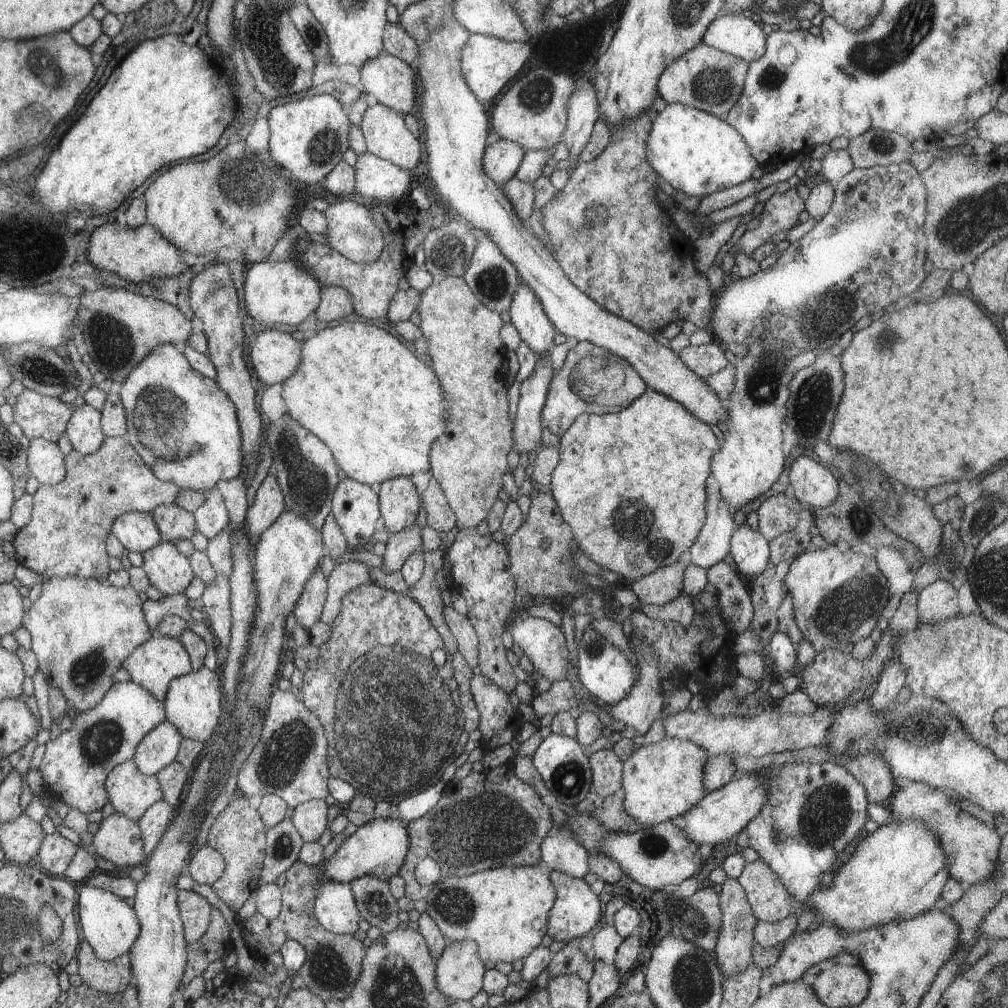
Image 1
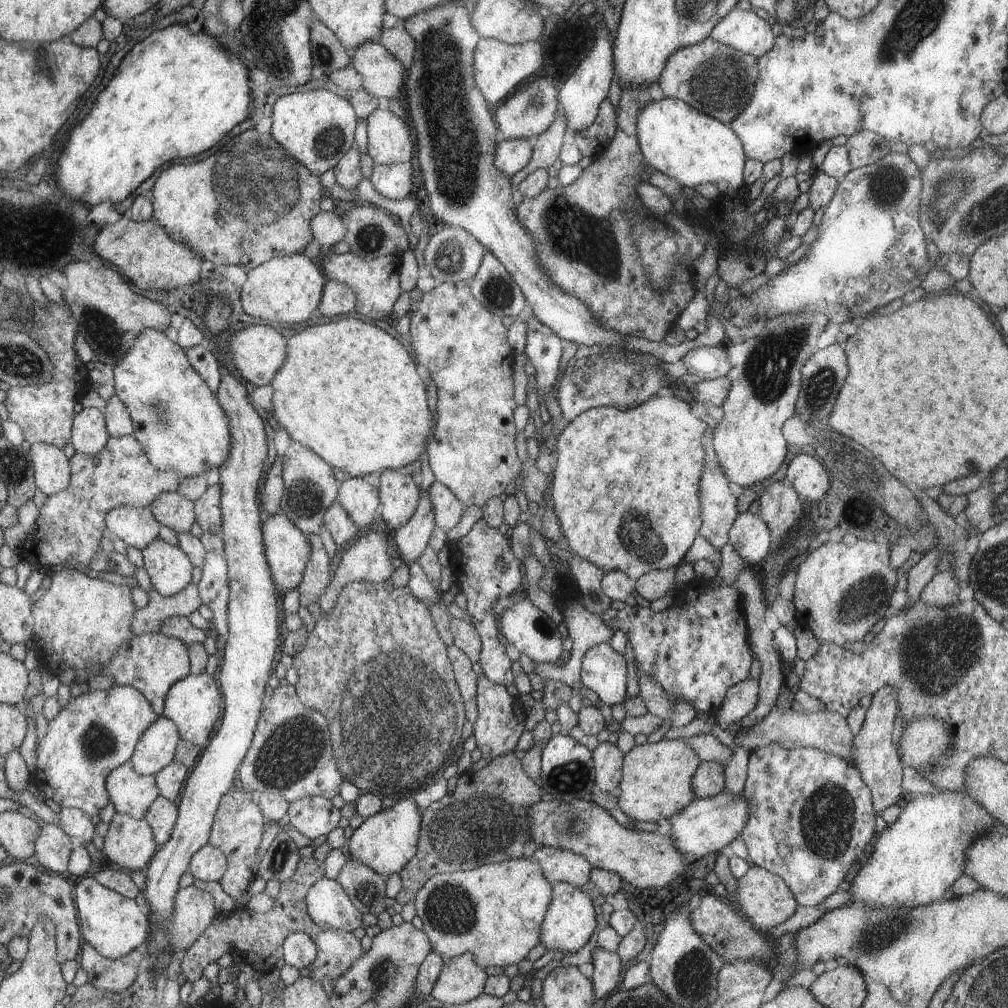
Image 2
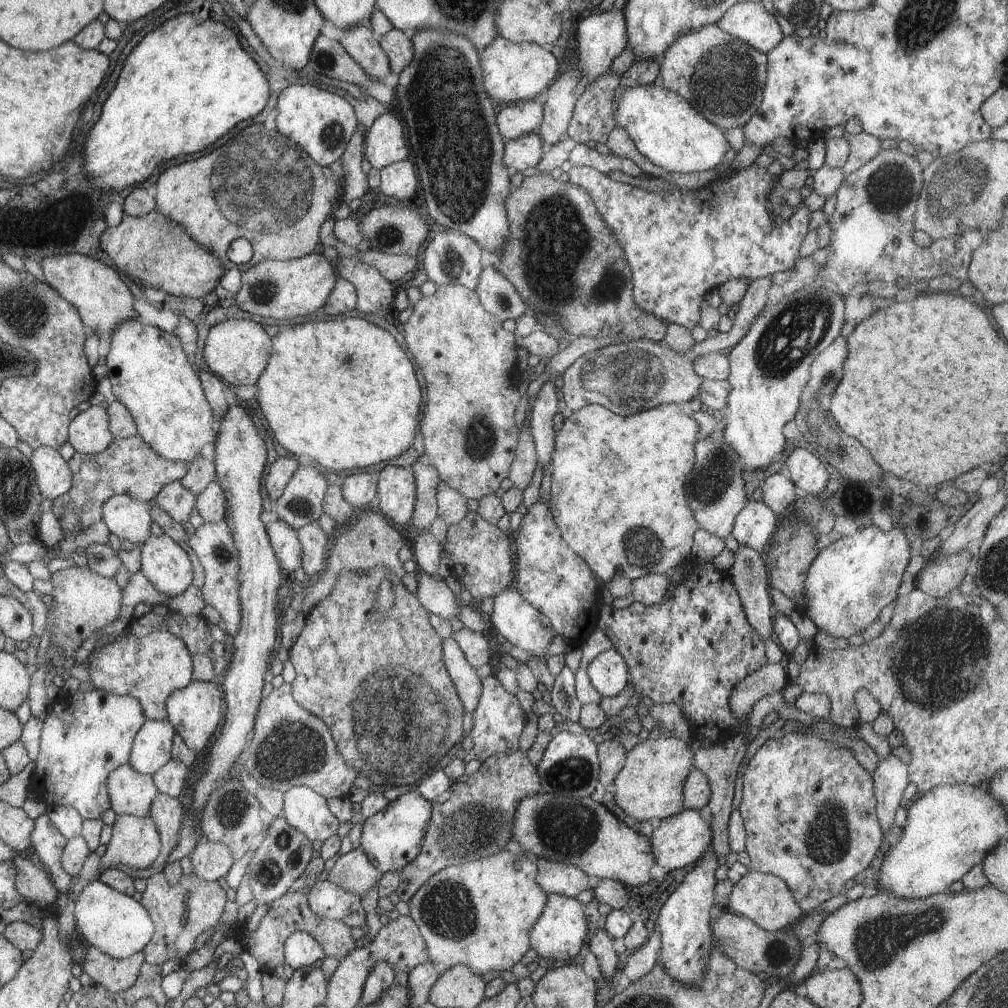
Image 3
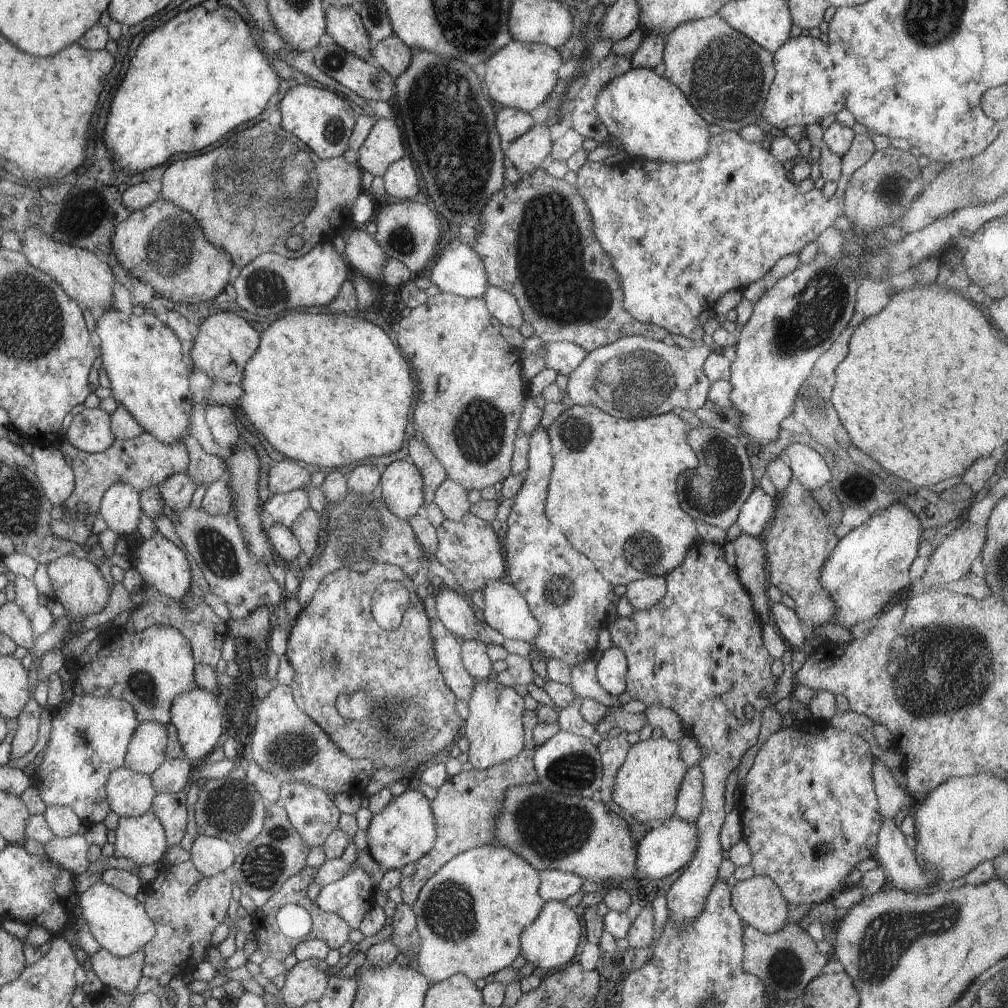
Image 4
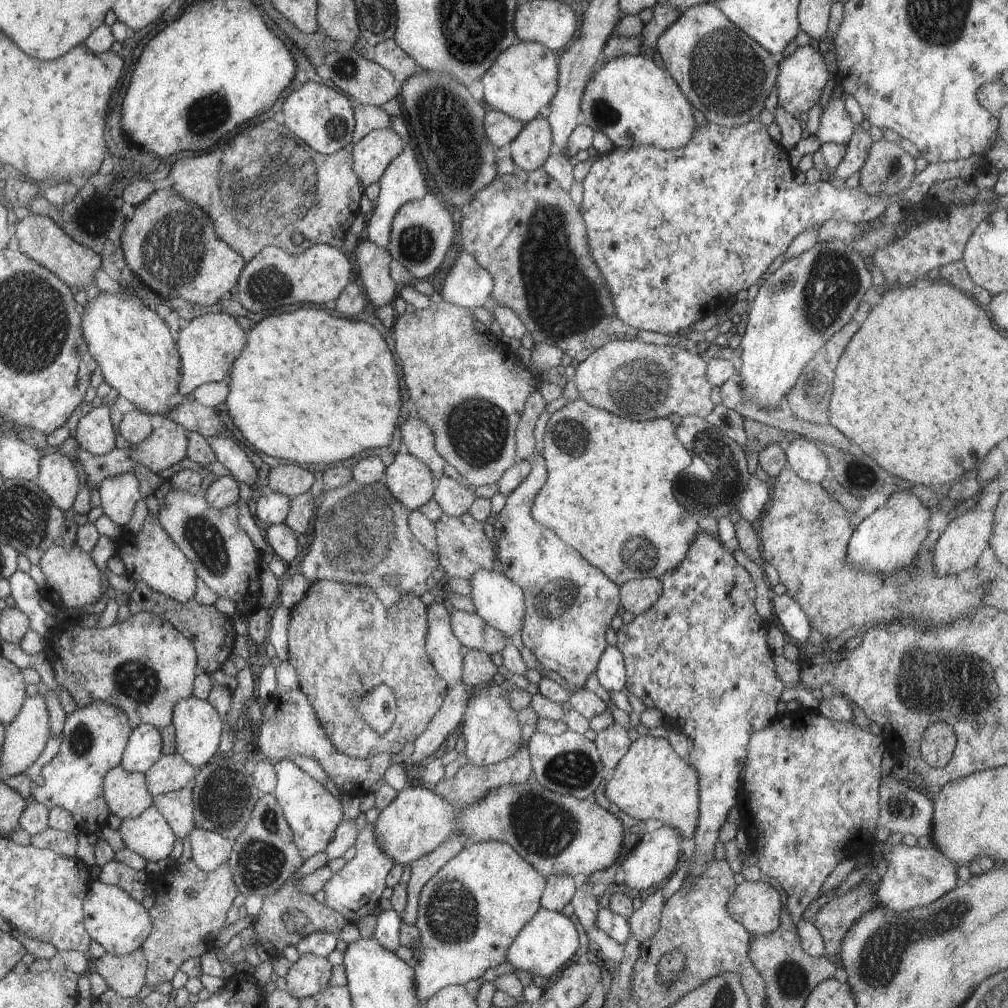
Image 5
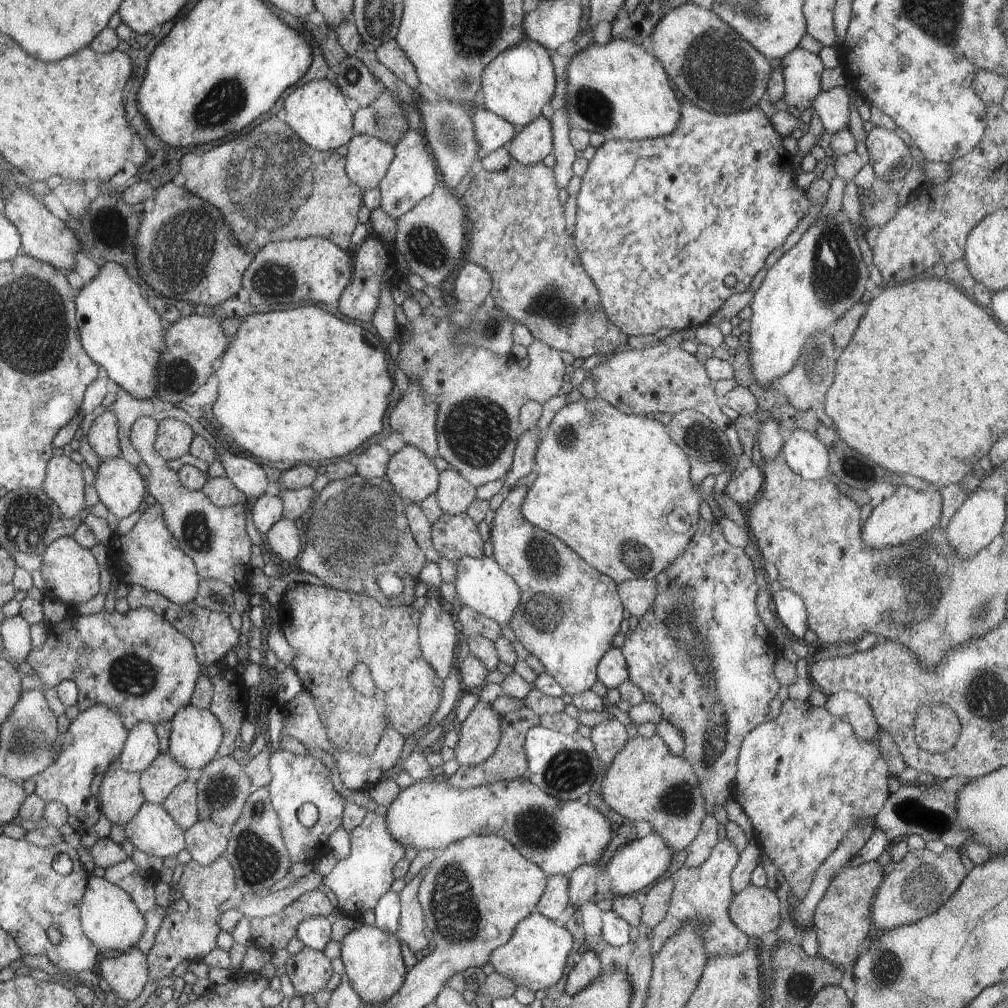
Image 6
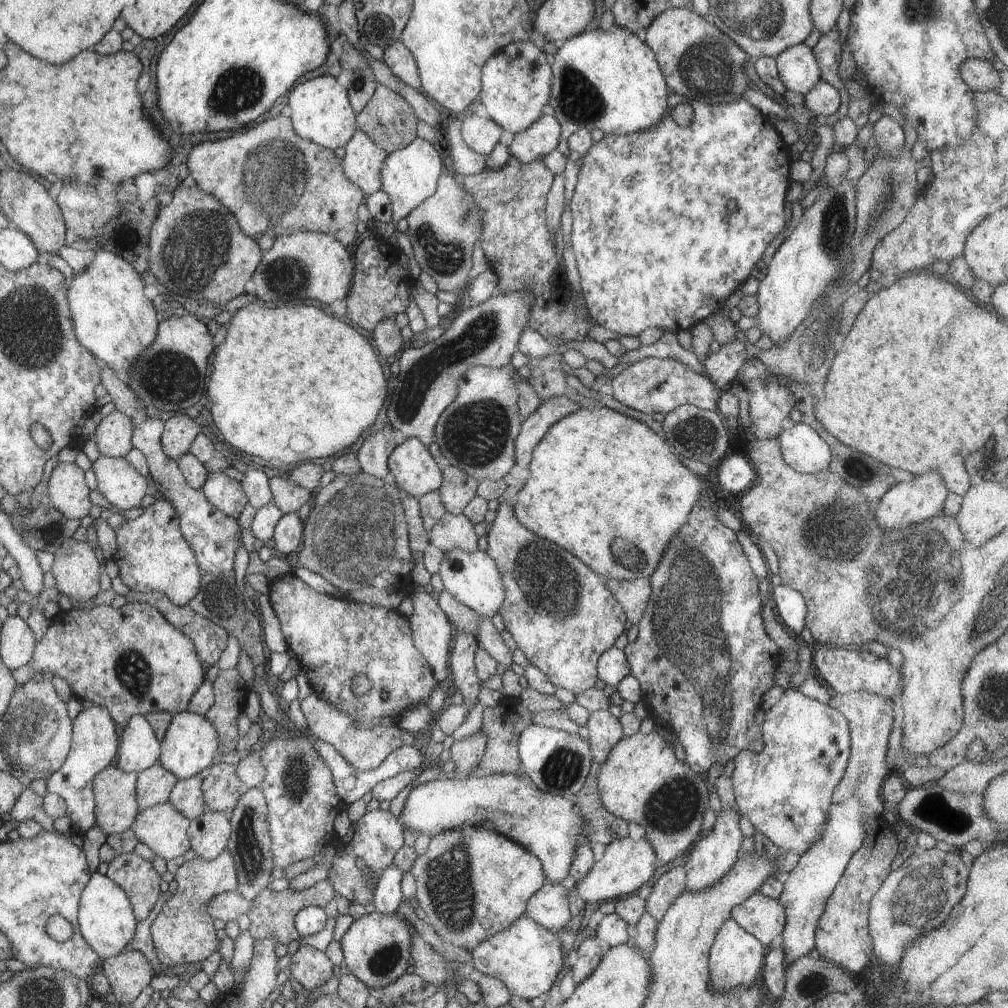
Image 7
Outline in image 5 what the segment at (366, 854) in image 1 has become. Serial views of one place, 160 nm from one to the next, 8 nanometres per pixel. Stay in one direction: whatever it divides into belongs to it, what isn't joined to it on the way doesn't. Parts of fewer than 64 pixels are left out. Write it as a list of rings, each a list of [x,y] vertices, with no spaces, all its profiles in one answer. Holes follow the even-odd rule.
[[[534,778],[523,783],[493,788],[487,792],[483,800],[464,805],[461,809],[453,807],[431,787],[411,782],[384,810],[381,810],[373,823],[373,833],[383,853],[402,866],[430,854],[448,837],[458,835],[466,837],[471,842],[500,841],[509,844],[528,864],[532,865],[532,868],[545,877],[552,875],[574,877],[576,874],[590,876],[593,872],[610,868],[620,856],[625,835],[622,821],[612,816],[597,802],[590,803],[586,799],[552,792],[536,782]]]

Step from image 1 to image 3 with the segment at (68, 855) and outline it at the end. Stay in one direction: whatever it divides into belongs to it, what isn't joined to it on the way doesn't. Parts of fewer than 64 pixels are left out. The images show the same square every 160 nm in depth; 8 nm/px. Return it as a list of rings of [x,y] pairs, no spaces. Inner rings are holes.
[[[48,812],[36,818],[36,828],[31,834],[30,855],[47,869],[51,881],[60,894],[67,892],[72,880],[61,865],[61,856],[68,841],[69,839],[62,836],[53,825]]]

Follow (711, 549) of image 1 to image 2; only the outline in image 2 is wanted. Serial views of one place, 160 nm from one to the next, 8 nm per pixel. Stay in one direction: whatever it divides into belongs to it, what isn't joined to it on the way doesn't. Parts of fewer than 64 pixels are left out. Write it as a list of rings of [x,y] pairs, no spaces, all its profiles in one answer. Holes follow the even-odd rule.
[[[719,465],[715,467],[716,470],[712,470],[712,468],[705,466],[703,468],[701,481],[699,482],[700,514],[703,522],[699,534],[710,542],[716,551],[720,551],[721,548],[729,542],[730,527],[734,524],[739,513],[736,509],[737,498],[735,498],[730,491],[727,475],[724,474],[723,468],[720,468]]]

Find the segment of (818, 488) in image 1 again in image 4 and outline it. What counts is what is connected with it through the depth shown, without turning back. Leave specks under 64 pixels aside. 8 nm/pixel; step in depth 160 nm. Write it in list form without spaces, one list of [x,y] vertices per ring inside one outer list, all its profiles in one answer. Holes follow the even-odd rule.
[[[792,443],[783,453],[793,478],[796,482],[804,485],[805,489],[814,490],[830,482],[832,473],[828,469],[824,457],[808,445]]]

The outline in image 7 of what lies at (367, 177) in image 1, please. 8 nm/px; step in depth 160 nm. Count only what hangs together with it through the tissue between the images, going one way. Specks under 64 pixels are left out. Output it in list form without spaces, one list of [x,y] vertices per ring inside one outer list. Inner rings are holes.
[[[416,137],[408,146],[389,153],[381,171],[381,189],[390,197],[394,223],[406,218],[413,208],[424,202],[436,190],[439,176],[444,172],[444,152],[439,146]]]

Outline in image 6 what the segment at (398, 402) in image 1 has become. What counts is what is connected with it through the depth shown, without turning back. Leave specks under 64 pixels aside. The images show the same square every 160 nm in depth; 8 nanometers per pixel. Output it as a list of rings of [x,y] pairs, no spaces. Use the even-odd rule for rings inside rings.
[[[312,304],[310,306],[298,306],[294,309],[282,307],[274,308],[274,310],[258,310],[257,313],[250,314],[244,319],[232,339],[232,346],[224,352],[219,369],[216,371],[219,395],[212,406],[214,416],[240,448],[244,448],[246,452],[250,452],[256,458],[264,458],[264,460],[271,460],[272,462],[284,461],[288,464],[300,462],[300,464],[307,465],[320,463],[323,460],[332,460],[332,458],[342,459],[352,450],[356,450],[362,442],[366,442],[368,438],[382,432],[384,416],[386,416],[388,402],[390,402],[388,394],[394,390],[394,384],[392,384],[392,378],[388,374],[386,352],[380,346],[382,340],[379,341],[376,334],[370,334],[370,331],[366,332],[358,324],[344,322],[338,316],[332,316],[330,312],[324,312],[322,308],[312,306]],[[368,336],[374,336],[375,342],[370,342]]]

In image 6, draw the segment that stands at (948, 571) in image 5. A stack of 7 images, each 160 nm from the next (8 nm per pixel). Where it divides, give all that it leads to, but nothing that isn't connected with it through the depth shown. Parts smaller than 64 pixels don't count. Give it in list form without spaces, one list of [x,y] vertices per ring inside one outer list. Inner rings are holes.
[[[976,490],[969,494],[962,506],[952,516],[945,535],[953,551],[963,559],[971,559],[977,552],[987,547],[1002,532],[1006,520],[1006,499],[987,490]]]

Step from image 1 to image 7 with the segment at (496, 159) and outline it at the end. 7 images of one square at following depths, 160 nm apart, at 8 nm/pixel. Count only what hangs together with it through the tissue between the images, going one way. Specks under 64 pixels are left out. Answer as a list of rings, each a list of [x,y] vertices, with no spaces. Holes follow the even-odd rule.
[[[543,114],[534,124],[514,135],[509,151],[520,163],[542,160],[559,145],[560,137],[561,126],[556,117]]]

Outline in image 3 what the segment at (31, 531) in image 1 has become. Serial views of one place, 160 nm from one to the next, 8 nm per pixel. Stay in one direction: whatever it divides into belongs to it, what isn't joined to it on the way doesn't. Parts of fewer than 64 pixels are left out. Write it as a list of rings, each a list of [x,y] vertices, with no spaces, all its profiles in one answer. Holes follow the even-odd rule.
[[[138,434],[116,439],[114,444],[101,453],[74,453],[68,464],[71,464],[72,472],[75,473],[75,484],[70,491],[54,499],[51,507],[65,537],[78,535],[94,522],[102,521],[103,504],[112,495],[128,495],[150,503],[168,483],[179,481],[190,470],[186,463],[169,461],[161,457]]]

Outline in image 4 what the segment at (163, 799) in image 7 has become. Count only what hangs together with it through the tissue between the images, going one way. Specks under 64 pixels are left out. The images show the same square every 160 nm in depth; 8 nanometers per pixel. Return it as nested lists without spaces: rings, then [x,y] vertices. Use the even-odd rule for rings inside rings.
[[[168,759],[163,762],[152,774],[158,793],[179,793],[190,780],[190,762],[186,759]]]

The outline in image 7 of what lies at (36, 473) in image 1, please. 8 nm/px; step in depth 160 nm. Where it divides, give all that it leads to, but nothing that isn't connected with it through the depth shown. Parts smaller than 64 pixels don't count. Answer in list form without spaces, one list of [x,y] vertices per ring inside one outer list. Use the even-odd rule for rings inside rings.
[[[60,462],[53,468],[46,488],[46,495],[50,498],[52,508],[59,510],[67,519],[80,521],[92,508],[88,494],[90,494],[90,490],[84,482],[84,472],[76,463]]]

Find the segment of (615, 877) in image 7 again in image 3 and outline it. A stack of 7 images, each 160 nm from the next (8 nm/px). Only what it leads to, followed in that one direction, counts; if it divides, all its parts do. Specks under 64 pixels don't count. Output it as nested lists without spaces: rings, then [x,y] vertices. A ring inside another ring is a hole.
[[[683,809],[674,816],[662,819],[660,826],[653,830],[649,841],[657,864],[672,871],[699,861],[711,846],[713,830],[710,821],[703,816],[701,811]]]

